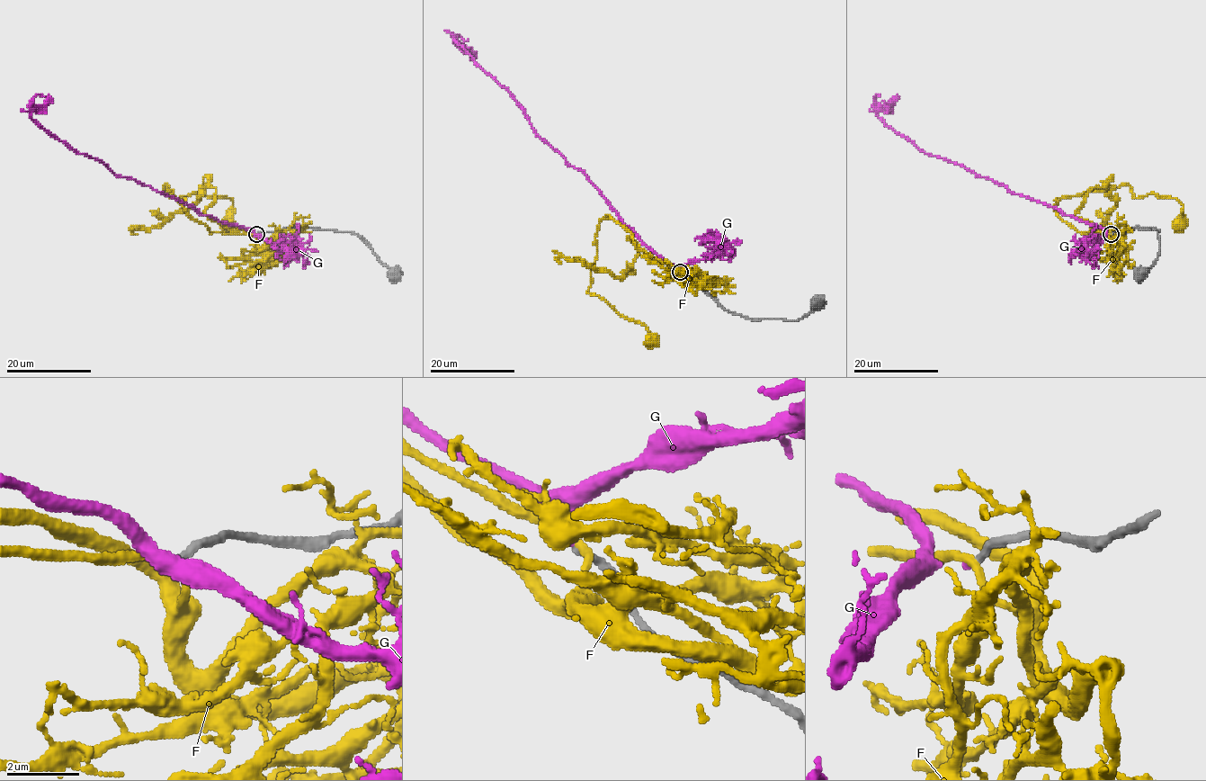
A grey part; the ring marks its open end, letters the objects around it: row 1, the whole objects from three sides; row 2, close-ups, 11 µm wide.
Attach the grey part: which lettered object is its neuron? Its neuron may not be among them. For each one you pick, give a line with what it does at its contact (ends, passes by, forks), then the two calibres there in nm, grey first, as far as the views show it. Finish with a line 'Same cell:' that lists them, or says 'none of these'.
G: it ends | 200/140 nm
Same cell: G

